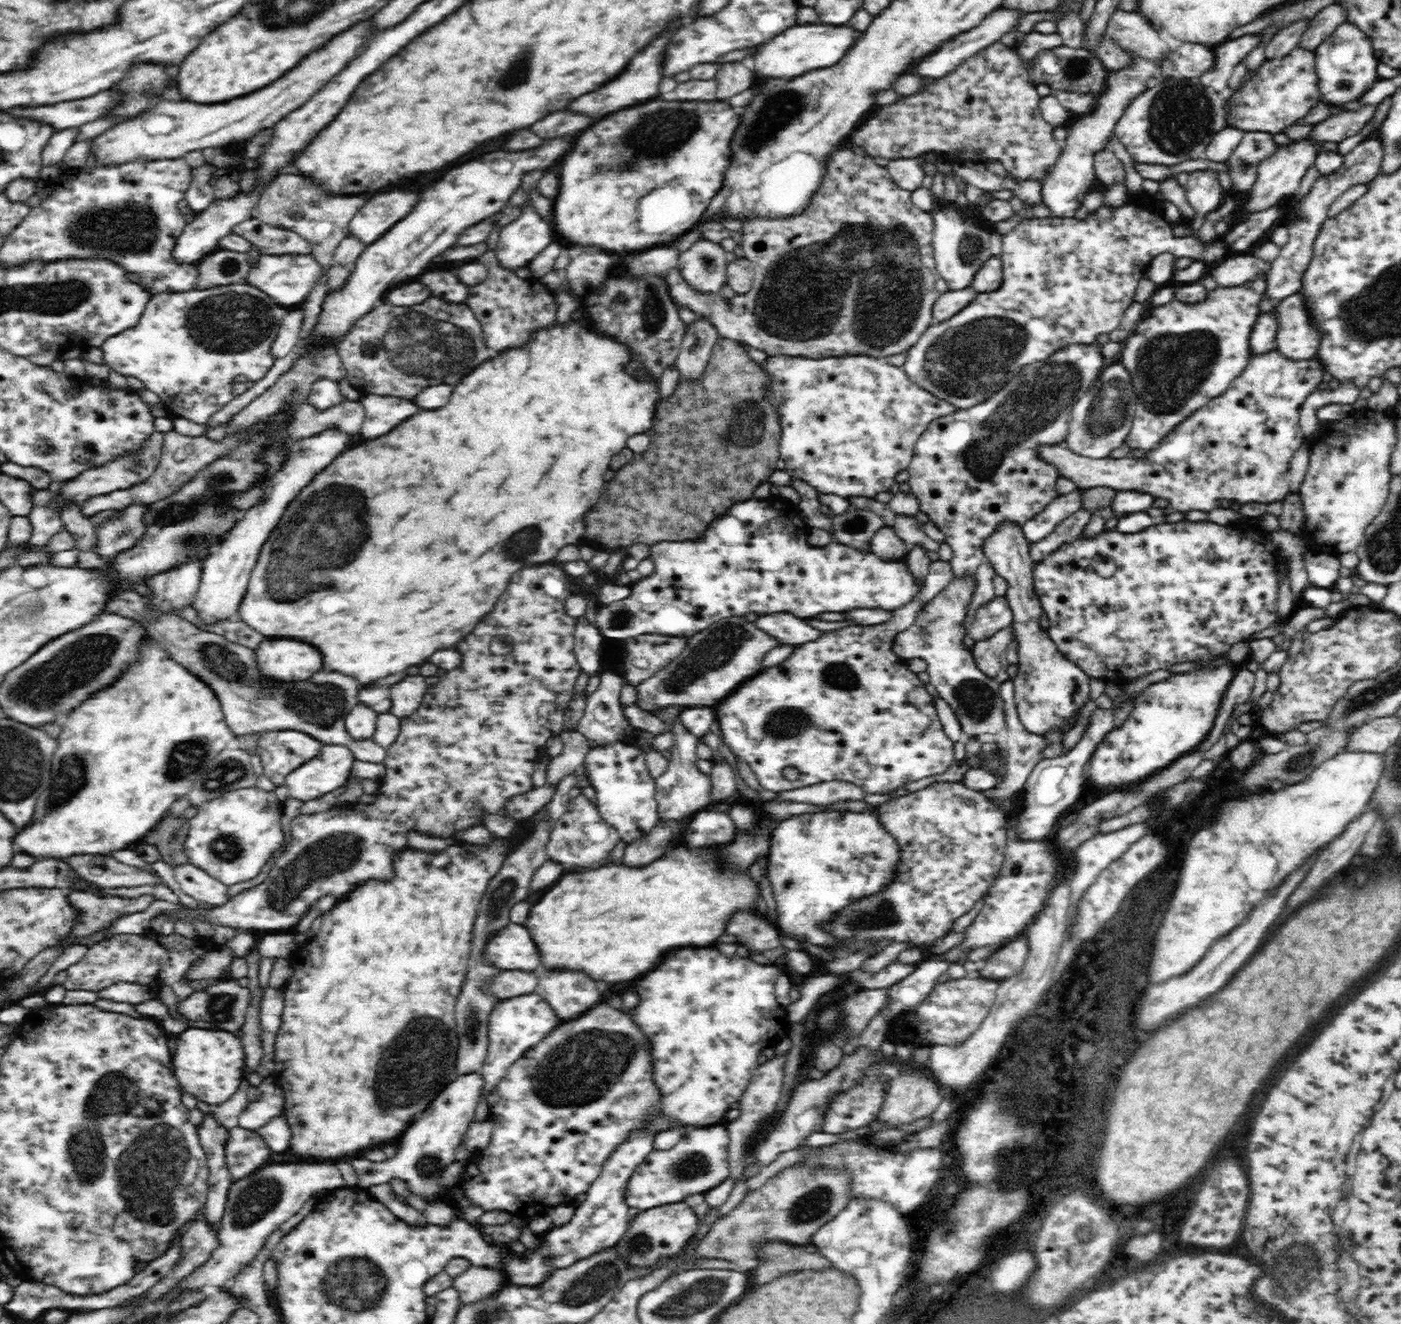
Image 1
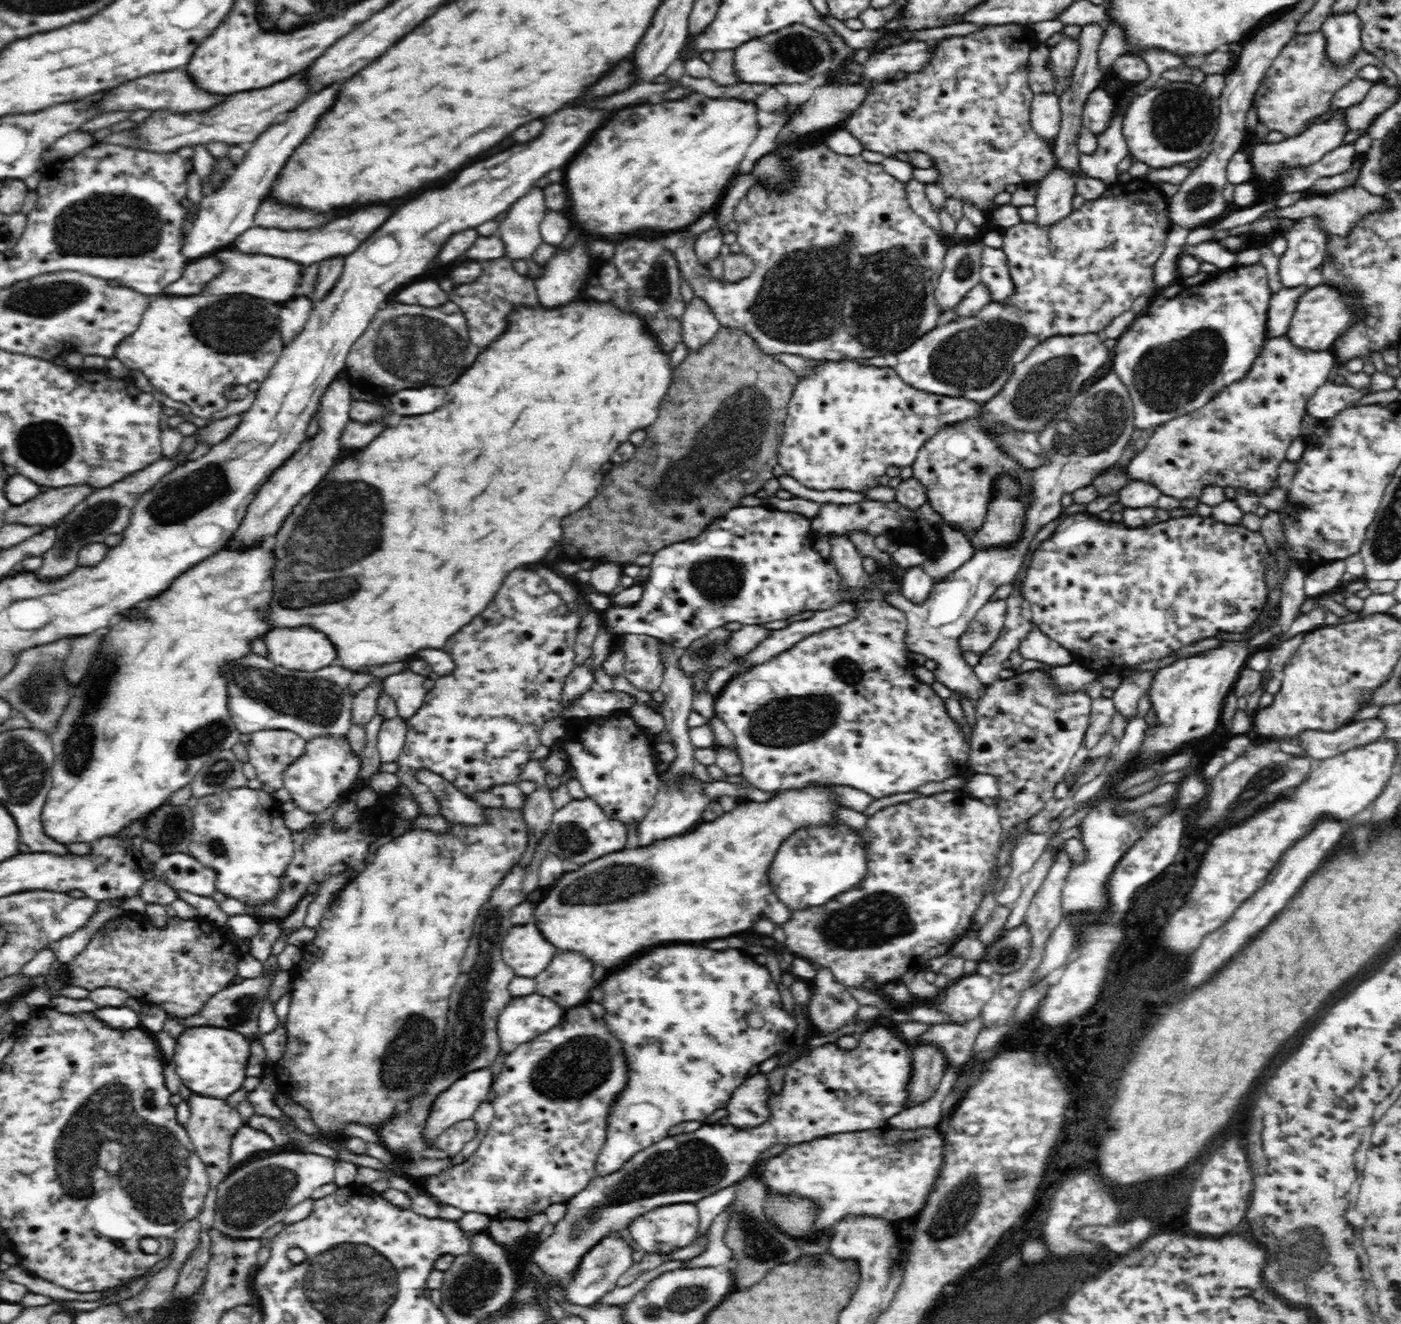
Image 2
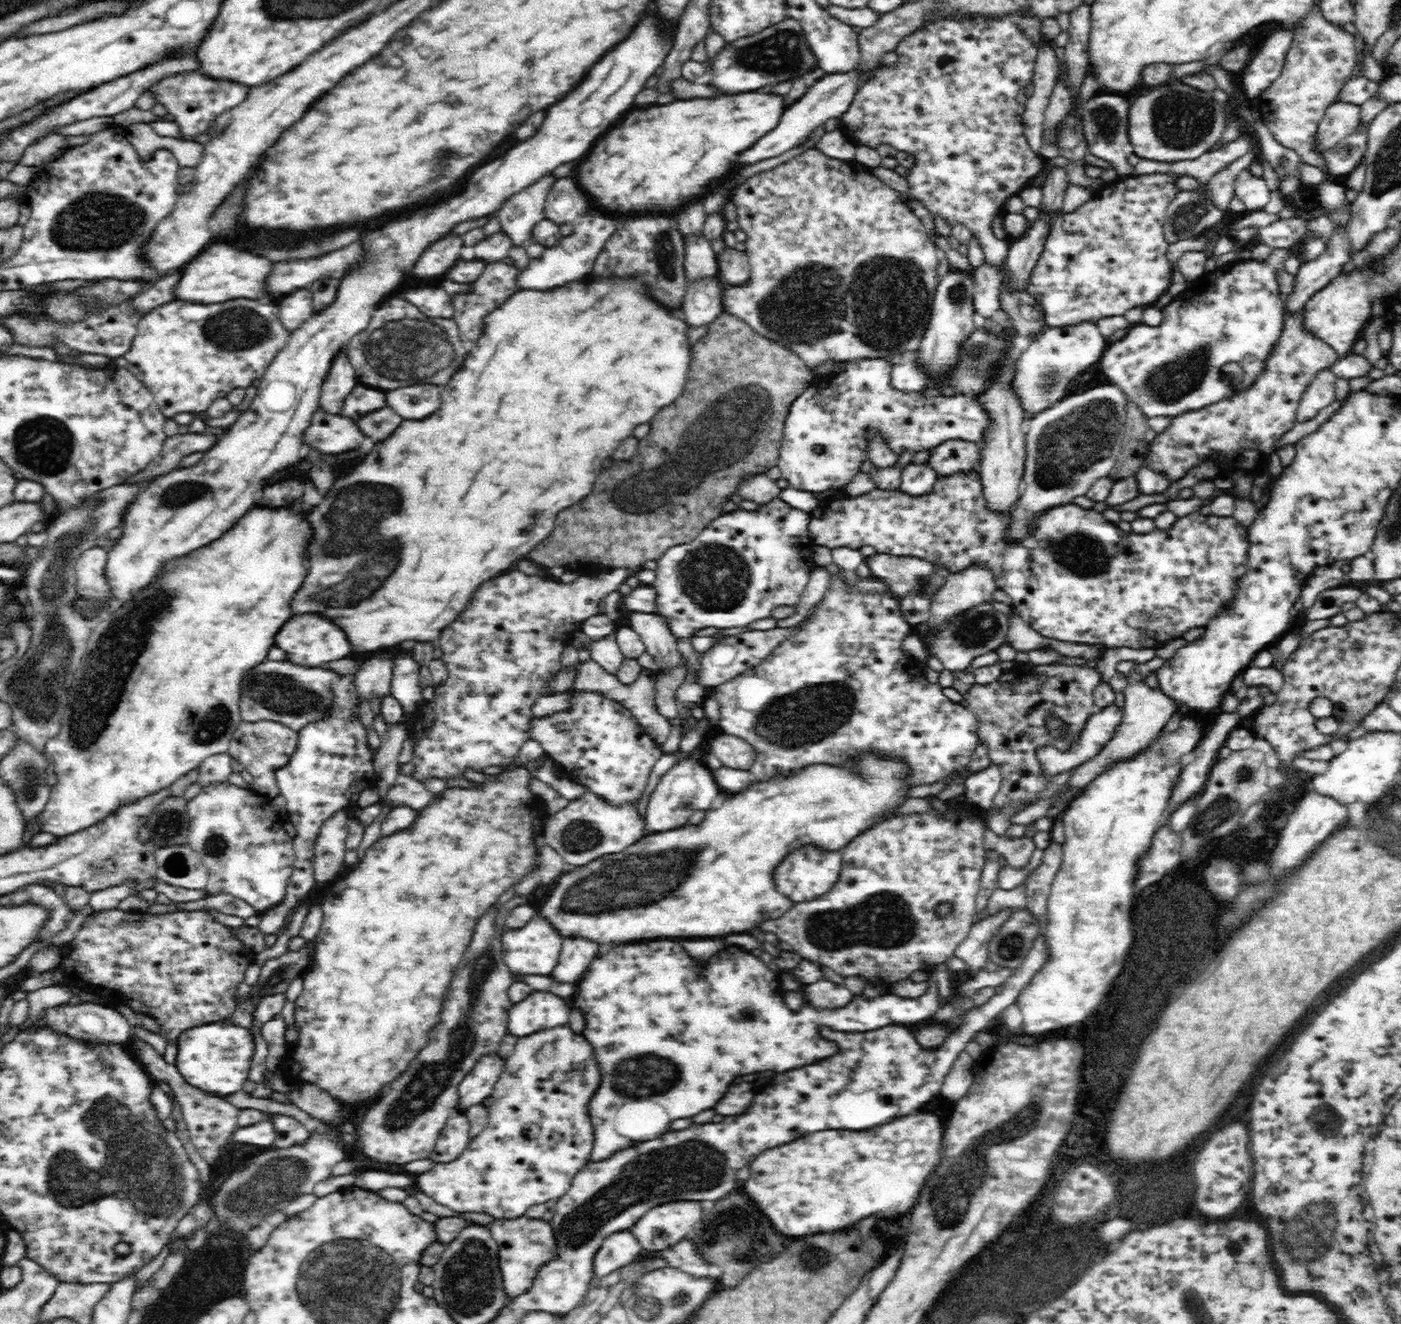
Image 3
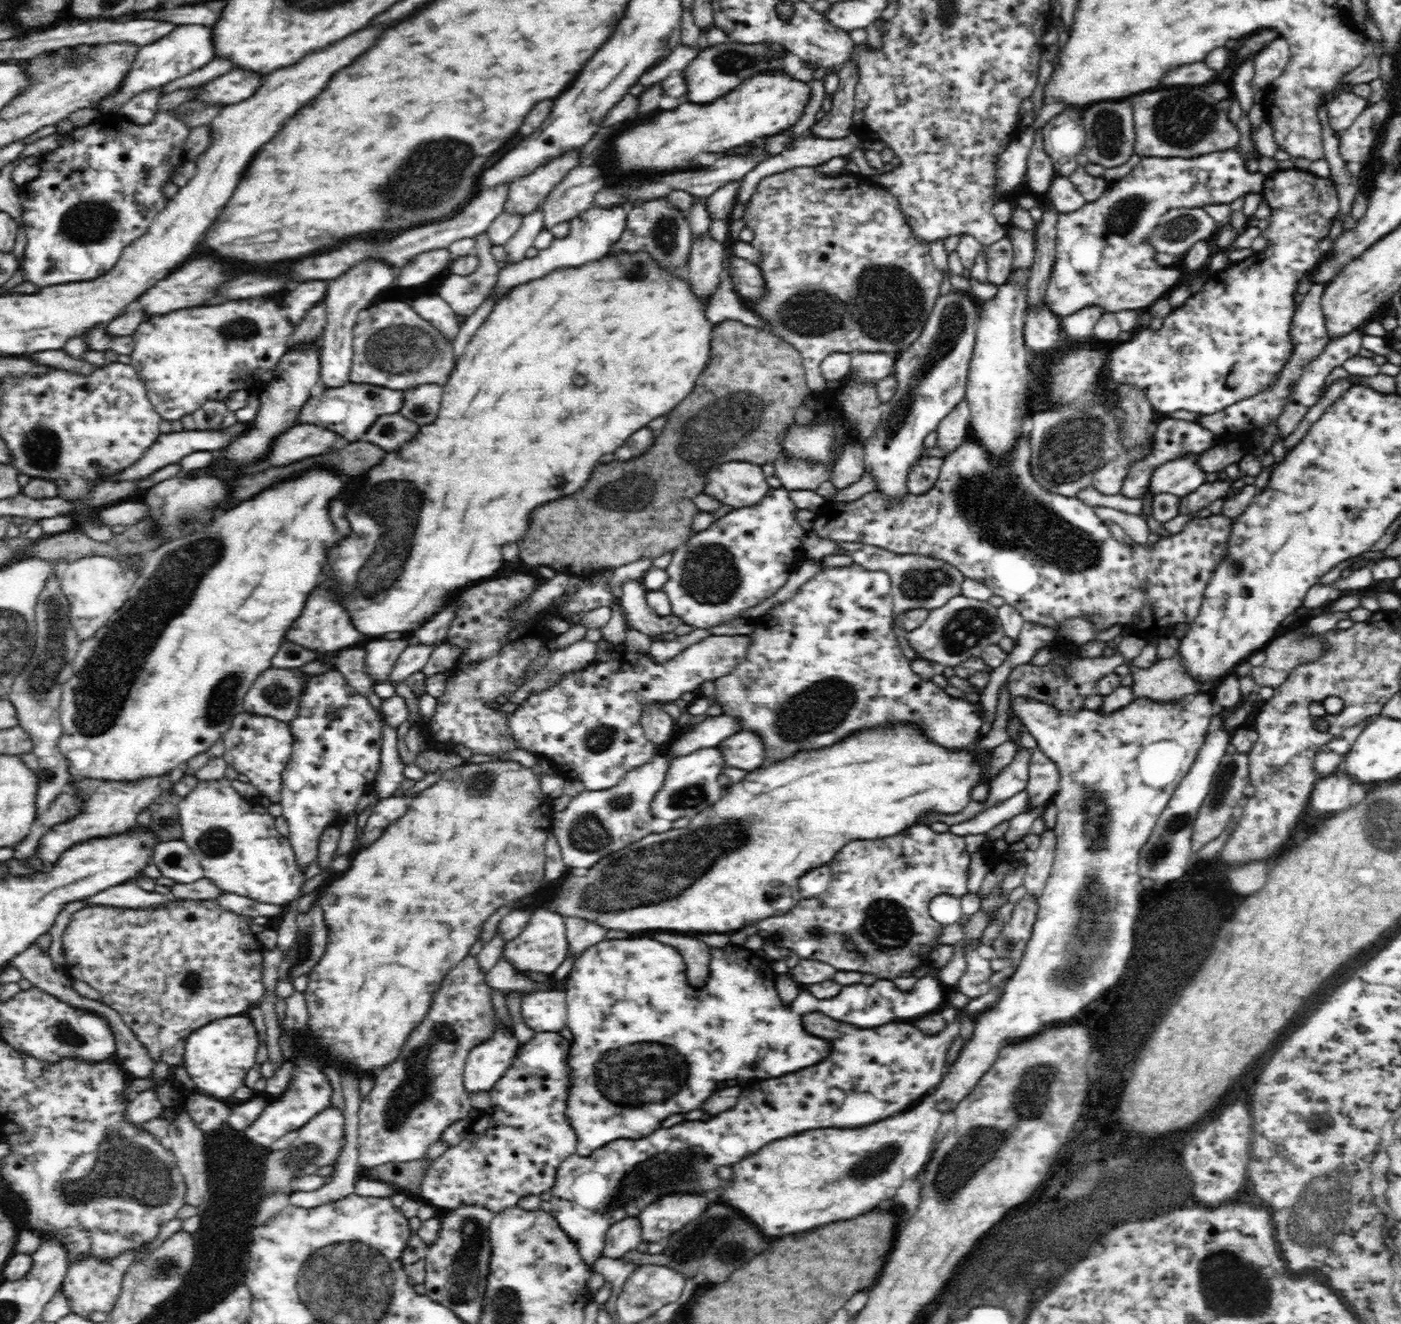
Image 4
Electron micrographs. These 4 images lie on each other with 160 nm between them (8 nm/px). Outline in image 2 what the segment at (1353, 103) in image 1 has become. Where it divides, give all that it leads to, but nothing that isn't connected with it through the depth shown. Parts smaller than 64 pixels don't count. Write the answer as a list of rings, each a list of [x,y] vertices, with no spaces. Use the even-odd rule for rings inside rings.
[[[1330,12],[1322,22],[1327,58],[1337,68],[1343,68],[1363,48],[1361,30],[1362,21],[1356,12]]]

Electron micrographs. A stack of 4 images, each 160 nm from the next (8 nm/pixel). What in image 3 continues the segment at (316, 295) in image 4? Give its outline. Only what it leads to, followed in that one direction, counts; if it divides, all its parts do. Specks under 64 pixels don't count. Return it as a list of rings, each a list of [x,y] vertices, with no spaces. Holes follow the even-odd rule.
[[[309,288],[290,293],[286,298],[279,298],[279,314],[282,325],[288,331],[300,329],[315,311],[313,310],[313,297]]]

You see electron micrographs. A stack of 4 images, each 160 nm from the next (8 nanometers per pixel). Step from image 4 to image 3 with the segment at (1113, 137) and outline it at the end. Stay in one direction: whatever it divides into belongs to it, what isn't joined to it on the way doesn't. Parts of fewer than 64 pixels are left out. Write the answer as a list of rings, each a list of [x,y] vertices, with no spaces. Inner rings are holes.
[[[1102,92],[1086,101],[1082,108],[1082,132],[1085,134],[1086,151],[1108,162],[1110,168],[1113,168],[1114,176],[1120,179],[1125,176],[1131,176],[1132,170],[1134,170],[1134,167],[1128,163],[1128,156],[1132,152],[1126,150],[1126,146],[1130,146],[1128,134],[1126,134],[1130,105],[1130,100],[1124,100],[1118,95]]]

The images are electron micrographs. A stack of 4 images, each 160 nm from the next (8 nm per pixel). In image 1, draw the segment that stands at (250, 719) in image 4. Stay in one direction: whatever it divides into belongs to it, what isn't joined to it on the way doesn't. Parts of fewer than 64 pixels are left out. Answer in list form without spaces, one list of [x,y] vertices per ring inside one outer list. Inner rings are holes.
[[[298,730],[266,731],[261,734],[255,754],[264,765],[264,775],[276,787],[285,786],[286,775],[320,756],[326,742]]]

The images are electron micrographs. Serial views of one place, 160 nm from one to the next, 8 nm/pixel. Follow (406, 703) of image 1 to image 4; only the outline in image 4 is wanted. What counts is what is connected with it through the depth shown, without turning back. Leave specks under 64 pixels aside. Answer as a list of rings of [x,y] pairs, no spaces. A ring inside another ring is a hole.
[[[414,641],[408,645],[392,666],[392,672],[389,674],[389,680],[396,683],[399,680],[408,678],[414,672],[421,672],[428,657],[434,652],[434,649],[442,642],[434,642],[434,644],[422,644]]]

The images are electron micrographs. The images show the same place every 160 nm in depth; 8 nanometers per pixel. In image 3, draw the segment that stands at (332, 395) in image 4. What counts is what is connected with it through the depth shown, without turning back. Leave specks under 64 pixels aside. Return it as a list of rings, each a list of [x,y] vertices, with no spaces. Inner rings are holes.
[[[357,384],[349,396],[345,398],[341,408],[341,415],[352,419],[357,424],[360,417],[386,406],[386,391],[371,388],[368,385]]]

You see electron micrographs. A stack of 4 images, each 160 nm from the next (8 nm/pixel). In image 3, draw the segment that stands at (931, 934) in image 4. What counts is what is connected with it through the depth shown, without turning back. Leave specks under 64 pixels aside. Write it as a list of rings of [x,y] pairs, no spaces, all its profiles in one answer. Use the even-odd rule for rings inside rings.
[[[955,804],[949,808],[948,814],[944,818],[940,818],[938,814],[933,810],[929,814],[914,814],[913,816],[898,815],[883,819],[882,822],[875,824],[872,828],[866,830],[864,834],[860,834],[858,838],[854,838],[840,854],[842,854],[842,866],[840,866],[840,872],[838,872],[838,880],[834,884],[833,888],[828,893],[818,896],[814,900],[804,901],[801,903],[795,903],[792,906],[792,910],[788,910],[782,918],[776,918],[776,920],[770,920],[770,922],[764,922],[760,926],[762,932],[772,932],[776,934],[782,942],[790,944],[792,950],[800,952],[802,958],[808,958],[808,960],[814,960],[814,962],[820,962],[822,966],[828,966],[830,970],[838,972],[840,976],[864,976],[868,980],[882,980],[882,982],[898,982],[898,980],[904,980],[908,978],[912,972],[916,970],[906,970],[910,964],[914,962],[922,962],[922,968],[932,967],[932,964],[944,963],[944,960],[954,956],[952,952],[955,952],[956,947],[966,938],[970,926],[972,926],[972,920],[977,911],[977,892],[981,888],[981,874],[984,868],[984,854],[986,854],[986,848],[984,848],[984,842],[982,836],[984,836],[984,830],[987,826],[984,825],[982,817],[985,810],[978,807],[970,806],[966,804]],[[940,902],[949,902],[951,904],[950,916],[947,919],[940,919],[934,915],[934,906],[938,906]]]

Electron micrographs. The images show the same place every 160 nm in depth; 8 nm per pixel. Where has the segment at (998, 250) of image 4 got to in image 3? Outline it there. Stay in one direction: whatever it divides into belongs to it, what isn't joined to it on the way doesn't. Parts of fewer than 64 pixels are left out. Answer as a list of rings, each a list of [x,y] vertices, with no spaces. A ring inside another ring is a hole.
[[[983,264],[974,271],[976,290],[974,309],[978,319],[990,319],[1001,310],[1000,295],[1003,288],[1003,272],[995,265]]]

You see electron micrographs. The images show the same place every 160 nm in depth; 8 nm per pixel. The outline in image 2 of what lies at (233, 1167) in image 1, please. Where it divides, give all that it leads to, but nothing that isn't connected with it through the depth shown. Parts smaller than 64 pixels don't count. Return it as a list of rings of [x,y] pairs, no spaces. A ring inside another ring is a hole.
[[[248,1125],[241,1126],[231,1144],[231,1162],[234,1167],[245,1164],[246,1160],[258,1156],[260,1152],[276,1151],[273,1138],[263,1130]]]

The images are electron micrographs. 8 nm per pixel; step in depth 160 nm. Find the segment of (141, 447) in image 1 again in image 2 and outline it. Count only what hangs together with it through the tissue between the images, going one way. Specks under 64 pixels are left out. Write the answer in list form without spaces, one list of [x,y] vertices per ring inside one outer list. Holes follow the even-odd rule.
[[[88,485],[49,489],[24,504],[11,504],[4,514],[4,524],[53,527],[92,492],[94,488]]]

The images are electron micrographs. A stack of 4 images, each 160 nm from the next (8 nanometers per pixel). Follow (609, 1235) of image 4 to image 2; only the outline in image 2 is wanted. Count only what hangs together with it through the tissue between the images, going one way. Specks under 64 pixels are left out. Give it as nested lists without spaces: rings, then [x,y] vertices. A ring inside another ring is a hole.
[[[617,1235],[603,1238],[596,1246],[593,1246],[582,1258],[580,1270],[576,1272],[576,1276],[571,1278],[568,1288],[564,1291],[568,1302],[579,1304],[580,1306],[588,1306],[594,1304],[598,1298],[602,1298],[604,1294],[616,1288],[618,1280],[632,1266],[632,1247],[624,1238],[618,1238]]]

